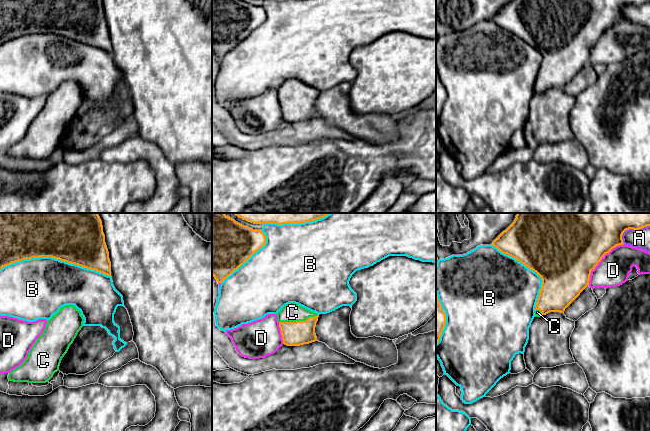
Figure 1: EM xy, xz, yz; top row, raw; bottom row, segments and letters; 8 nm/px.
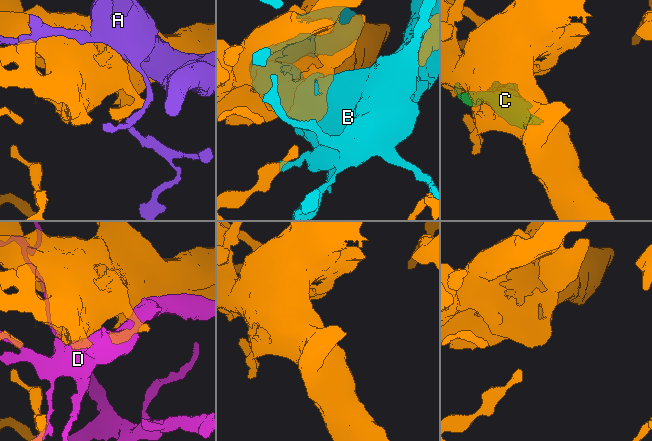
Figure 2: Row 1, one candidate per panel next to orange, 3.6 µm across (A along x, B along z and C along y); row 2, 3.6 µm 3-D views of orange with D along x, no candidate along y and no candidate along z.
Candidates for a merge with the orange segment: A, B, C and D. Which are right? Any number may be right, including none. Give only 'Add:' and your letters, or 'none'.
Add: C

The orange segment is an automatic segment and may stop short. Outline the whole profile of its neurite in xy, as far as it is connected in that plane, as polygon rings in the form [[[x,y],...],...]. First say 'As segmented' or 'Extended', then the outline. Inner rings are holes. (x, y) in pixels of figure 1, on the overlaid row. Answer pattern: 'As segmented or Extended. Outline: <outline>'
As segmented. Outline: [[[0,213],[0,269],[24,259],[52,257],[111,276],[98,213]]]

